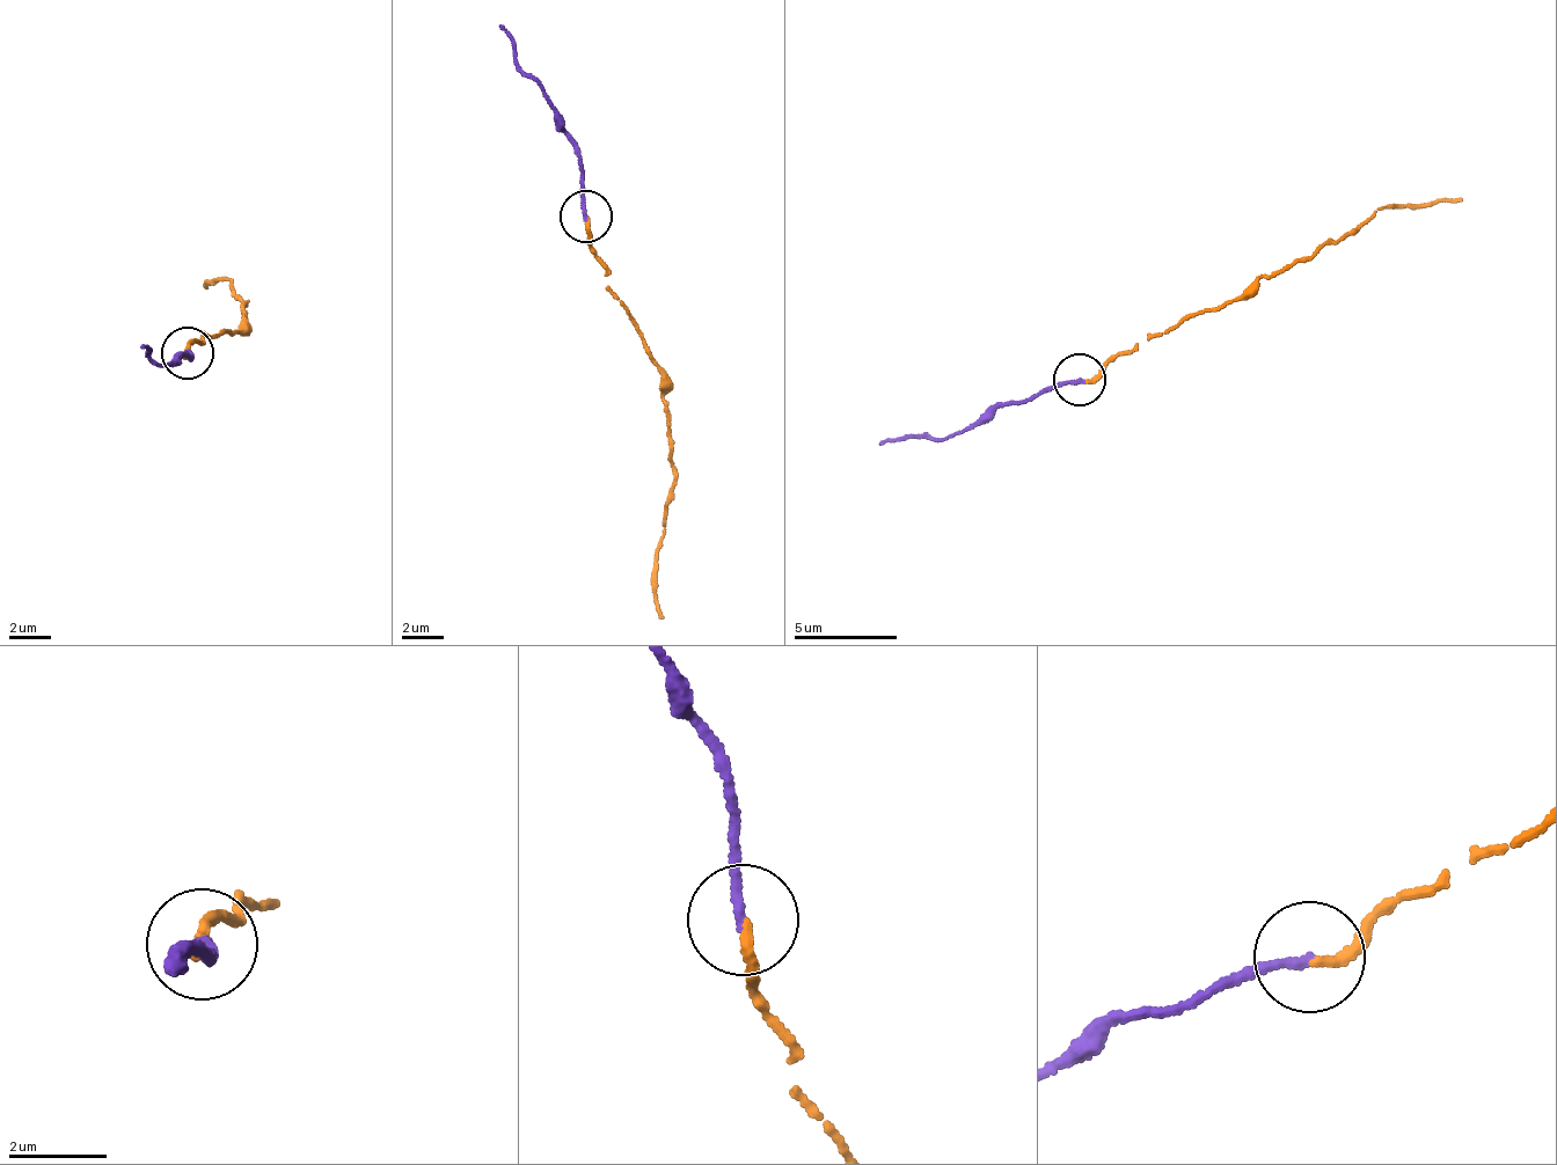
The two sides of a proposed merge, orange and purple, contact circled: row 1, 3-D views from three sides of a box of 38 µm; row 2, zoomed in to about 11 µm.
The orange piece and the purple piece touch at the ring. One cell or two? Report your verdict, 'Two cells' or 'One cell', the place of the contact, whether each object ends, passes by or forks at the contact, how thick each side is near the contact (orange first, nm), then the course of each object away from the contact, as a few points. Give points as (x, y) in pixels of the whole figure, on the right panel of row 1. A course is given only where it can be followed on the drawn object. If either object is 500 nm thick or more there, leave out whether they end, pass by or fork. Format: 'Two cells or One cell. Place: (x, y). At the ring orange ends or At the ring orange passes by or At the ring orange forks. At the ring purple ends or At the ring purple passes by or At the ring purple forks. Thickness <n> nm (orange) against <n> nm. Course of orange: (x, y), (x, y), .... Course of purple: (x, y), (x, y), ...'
One cell. Place: (1080, 380). At the ring orange ends. At the ring purple ends. Thickness 200 nm (orange) against 200 nm. Course of orange: (1081, 380), (1096, 376), (1135, 342), (1222, 309), (1300, 259), (1342, 241), (1386, 206), (1433, 207), (1461, 197). Course of purple: (1081, 380), (1011, 400), (945, 438), (878, 444)

